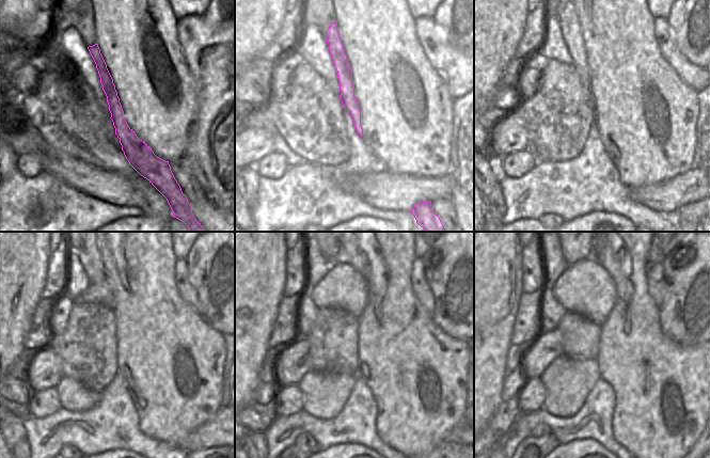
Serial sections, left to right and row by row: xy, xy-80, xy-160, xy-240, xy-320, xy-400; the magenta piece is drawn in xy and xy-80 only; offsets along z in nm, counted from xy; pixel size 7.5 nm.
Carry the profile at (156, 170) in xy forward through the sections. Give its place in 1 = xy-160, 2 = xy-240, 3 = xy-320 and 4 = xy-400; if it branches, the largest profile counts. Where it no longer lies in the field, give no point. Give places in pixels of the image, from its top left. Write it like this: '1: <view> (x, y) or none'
1: xy-160 (568, 18)
2: xy-240 (89, 253)
3: xy-320 (331, 253)
4: none

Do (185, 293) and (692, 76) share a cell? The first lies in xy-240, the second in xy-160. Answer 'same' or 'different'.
same

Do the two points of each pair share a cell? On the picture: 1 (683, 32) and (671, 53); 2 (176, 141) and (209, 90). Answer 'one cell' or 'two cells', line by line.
1: two cells
2: two cells

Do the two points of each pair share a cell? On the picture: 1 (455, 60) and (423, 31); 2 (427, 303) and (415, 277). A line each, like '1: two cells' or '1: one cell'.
1: one cell
2: one cell

